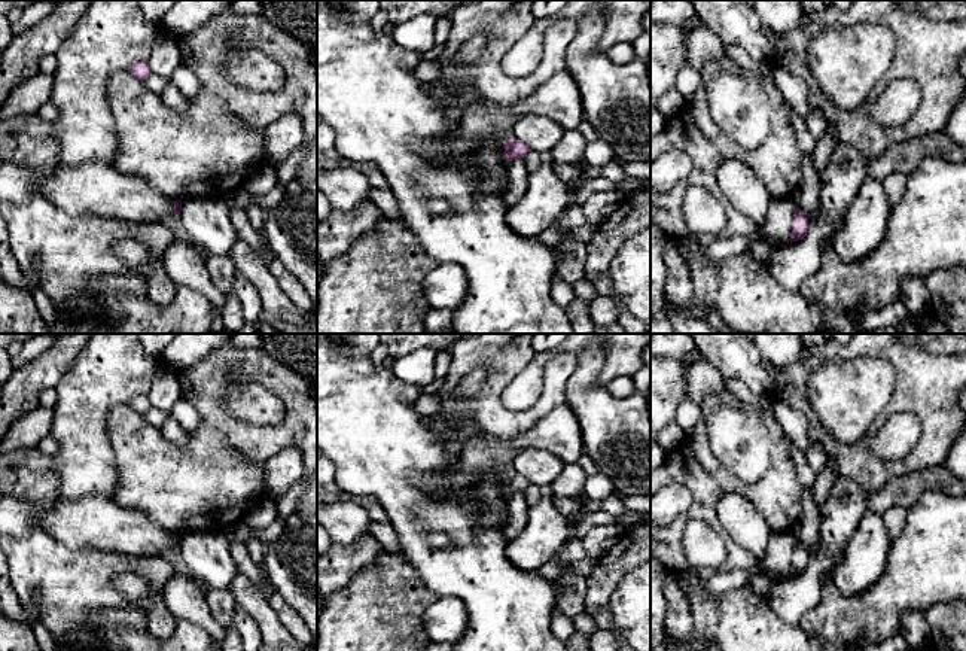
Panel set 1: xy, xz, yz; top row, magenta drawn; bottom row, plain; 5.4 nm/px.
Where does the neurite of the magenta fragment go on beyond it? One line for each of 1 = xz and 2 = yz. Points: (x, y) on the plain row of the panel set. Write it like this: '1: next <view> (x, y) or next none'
1: next none
2: next none

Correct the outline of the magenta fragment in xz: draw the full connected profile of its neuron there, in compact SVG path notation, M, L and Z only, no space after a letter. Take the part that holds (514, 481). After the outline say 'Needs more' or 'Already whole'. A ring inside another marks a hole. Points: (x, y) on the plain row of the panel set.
M515 471L503 475L505 477L505 492L508 495L524 492L531 483L521 474L516 474Z. Already whole

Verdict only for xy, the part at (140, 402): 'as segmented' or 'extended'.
as segmented

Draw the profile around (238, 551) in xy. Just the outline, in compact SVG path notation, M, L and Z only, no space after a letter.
M231 542L229 551L238 569L250 578L259 591L268 594L272 588L249 554L244 542Z

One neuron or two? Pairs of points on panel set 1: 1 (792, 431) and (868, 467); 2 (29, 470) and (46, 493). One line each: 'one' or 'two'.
1: two
2: one

